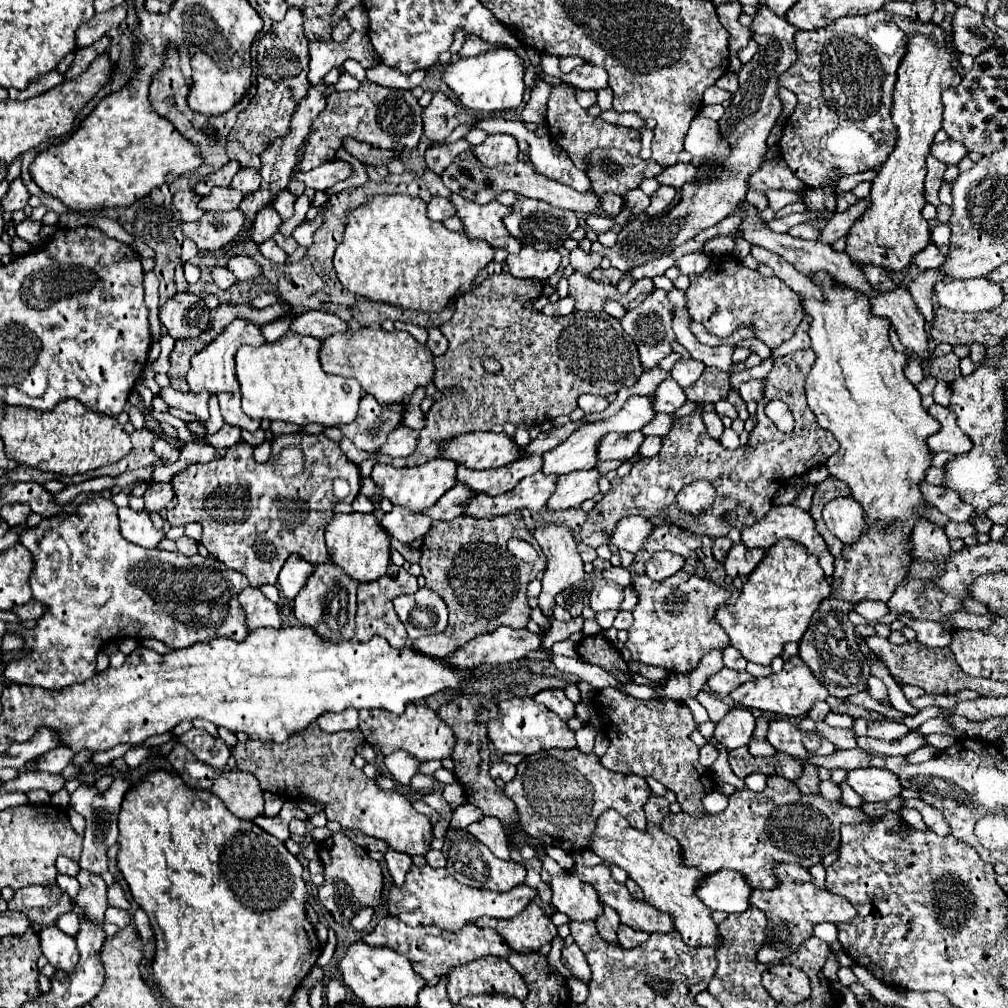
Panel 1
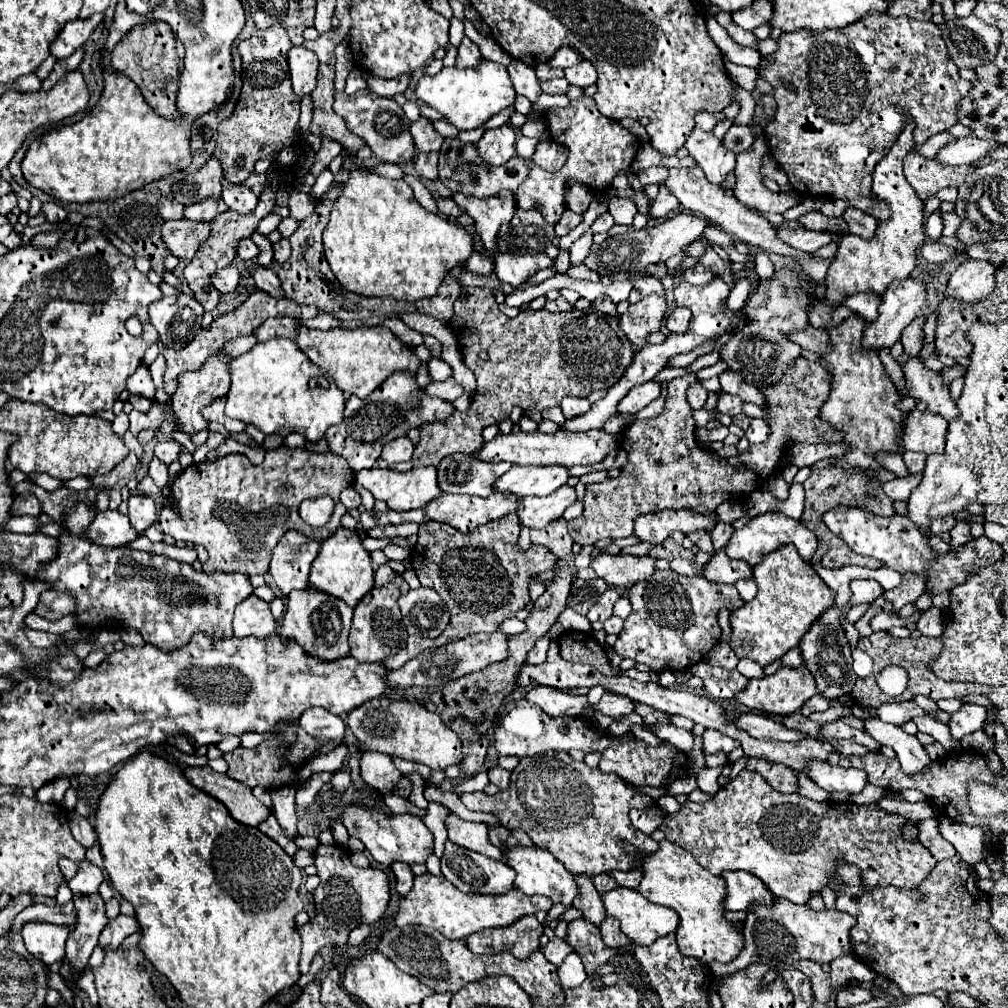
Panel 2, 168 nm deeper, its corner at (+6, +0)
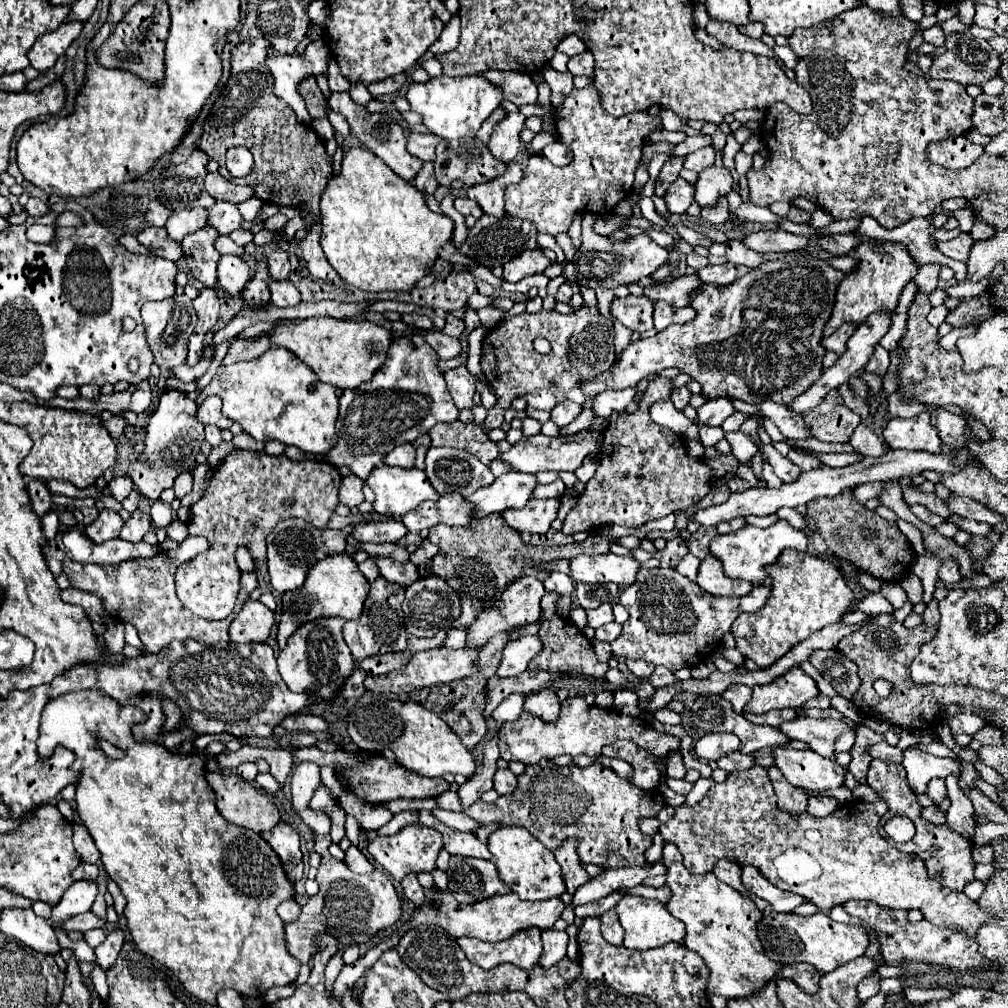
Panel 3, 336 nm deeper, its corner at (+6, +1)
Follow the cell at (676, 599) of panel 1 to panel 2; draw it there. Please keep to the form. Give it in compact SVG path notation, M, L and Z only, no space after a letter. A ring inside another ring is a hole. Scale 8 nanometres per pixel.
M671 569L655 571L645 581L627 591L631 601L631 615L615 641L615 653L637 663L649 665L651 671L685 671L705 657L705 653L719 643L719 609L737 609L743 605L733 585L713 585L703 577L683 577Z

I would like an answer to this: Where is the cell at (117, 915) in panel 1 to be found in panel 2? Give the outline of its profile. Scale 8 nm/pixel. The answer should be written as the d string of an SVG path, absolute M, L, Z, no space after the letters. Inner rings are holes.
M119 915L115 919L109 921L107 929L101 933L99 937L99 947L101 949L117 949L121 945L121 941L131 935L131 933L137 933L139 931L139 925L135 921L135 917L127 917L127 915Z

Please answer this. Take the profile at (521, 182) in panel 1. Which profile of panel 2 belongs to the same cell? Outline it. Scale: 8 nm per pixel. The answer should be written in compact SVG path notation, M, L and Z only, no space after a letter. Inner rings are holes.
M445 139L439 151L439 179L453 193L467 193L475 197L489 197L503 189L509 189L511 193L515 193L517 187L525 181L527 173L529 173L529 167L521 157L513 157L505 165L493 167L479 157L477 147L473 143L463 143L459 139Z

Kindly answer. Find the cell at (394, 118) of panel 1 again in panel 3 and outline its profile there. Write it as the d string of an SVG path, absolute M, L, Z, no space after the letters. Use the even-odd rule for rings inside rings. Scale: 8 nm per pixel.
M333 92L331 98L329 98L329 106L331 106L333 112L339 112L339 114L343 114L343 116L347 118L347 122L349 122L349 126L351 126L351 132L353 132L373 154L377 154L397 176L401 176L403 180L409 180L409 182L415 178L415 174L421 170L423 164L421 164L421 160L417 160L415 156L409 156L409 152L407 152L407 148L405 148L407 138L405 138L401 126L393 120L391 114L379 114L379 112L369 114L365 106L357 104L357 102L349 96L349 92Z

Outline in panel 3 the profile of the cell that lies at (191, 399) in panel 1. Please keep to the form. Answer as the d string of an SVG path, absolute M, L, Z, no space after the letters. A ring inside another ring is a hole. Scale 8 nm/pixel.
M113 416L111 420L103 422L103 426L109 430L109 434L111 434L113 438L121 438L123 432L125 432L125 428L129 426L129 422L123 420L123 418L119 418L119 416Z

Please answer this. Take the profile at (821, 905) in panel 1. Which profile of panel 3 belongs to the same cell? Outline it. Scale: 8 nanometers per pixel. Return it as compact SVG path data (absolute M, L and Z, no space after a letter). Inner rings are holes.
M765 908L759 928L759 940L765 948L765 954L779 962L779 964L797 964L807 962L815 966L819 972L833 972L837 966L863 956L869 938L861 926L839 924L833 922L827 914L817 912L813 916L799 916L799 914L777 914L773 908Z

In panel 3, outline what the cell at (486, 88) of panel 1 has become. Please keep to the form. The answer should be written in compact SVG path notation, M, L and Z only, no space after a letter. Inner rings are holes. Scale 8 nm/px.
M437 76L429 78L423 84L411 84L405 96L411 102L411 108L423 116L423 124L437 136L447 140L457 138L475 138L481 124L499 108L503 92L485 80L485 76Z

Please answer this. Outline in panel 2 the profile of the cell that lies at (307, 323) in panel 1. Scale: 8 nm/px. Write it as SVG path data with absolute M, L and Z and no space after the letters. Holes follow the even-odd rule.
M273 317L269 321L265 321L265 325L259 325L257 331L253 331L257 343L265 343L273 337L285 337L285 339L293 339L297 335L299 323L291 317Z

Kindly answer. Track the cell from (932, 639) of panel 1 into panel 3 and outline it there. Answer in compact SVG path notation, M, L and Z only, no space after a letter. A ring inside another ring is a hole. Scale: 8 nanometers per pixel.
M931 600L931 602L927 604L925 612L923 612L923 624L937 628L939 618L941 618L941 616L939 616L939 608L937 608L937 600Z

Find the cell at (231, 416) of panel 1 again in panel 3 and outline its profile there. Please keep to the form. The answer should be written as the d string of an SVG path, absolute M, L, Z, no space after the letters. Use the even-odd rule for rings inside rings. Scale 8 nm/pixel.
M209 396L207 400L203 400L203 404L197 410L197 420L203 424L219 426L219 428L231 428L233 426L233 420L229 420L221 414L221 398L219 396Z

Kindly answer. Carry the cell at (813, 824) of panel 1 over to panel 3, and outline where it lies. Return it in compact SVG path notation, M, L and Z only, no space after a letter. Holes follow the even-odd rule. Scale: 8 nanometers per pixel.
M755 764L745 772L731 772L729 778L721 784L713 784L709 794L699 804L677 806L673 818L661 824L659 832L667 842L675 844L681 850L683 864L687 872L693 876L703 876L707 872L713 872L717 860L725 858L739 866L753 864L773 886L785 892L801 894L805 900L813 902L823 912L827 912L835 904L845 904L851 898L871 900L885 908L905 908L905 910L919 908L925 920L937 926L951 926L961 932L967 932L969 936L975 936L979 924L989 920L991 914L979 910L977 902L969 900L963 892L949 890L929 880L925 860L913 854L905 854L897 848L891 848L887 840L879 834L879 822L887 810L889 806L883 800L879 802L851 800L841 804L837 812L825 818L809 816L809 812L801 812L801 816L789 816L789 812L781 812L781 808L777 808L777 796L769 784L767 770Z

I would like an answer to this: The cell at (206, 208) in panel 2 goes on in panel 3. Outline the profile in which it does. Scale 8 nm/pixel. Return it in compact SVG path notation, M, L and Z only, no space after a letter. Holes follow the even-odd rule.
M193 208L193 210L181 210L173 212L165 224L167 234L173 240L183 240L183 236L193 234L195 230L203 228L207 224L207 210L205 208Z

